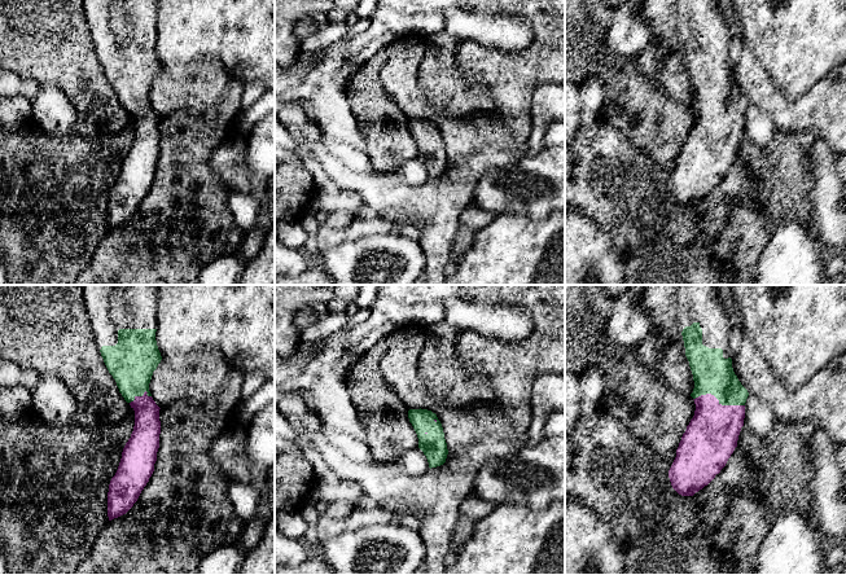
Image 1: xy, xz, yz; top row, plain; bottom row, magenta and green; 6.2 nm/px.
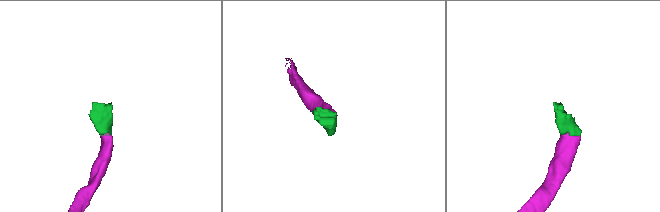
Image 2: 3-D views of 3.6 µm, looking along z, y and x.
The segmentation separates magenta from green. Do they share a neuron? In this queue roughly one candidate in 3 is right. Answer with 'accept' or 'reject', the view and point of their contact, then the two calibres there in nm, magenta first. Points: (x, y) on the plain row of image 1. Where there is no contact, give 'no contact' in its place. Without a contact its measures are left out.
accept | yz (718, 112) | 320/240 nm

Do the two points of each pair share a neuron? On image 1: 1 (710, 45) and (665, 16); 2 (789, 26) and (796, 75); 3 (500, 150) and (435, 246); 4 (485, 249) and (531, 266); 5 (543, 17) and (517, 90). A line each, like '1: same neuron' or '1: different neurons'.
1: same neuron
2: same neuron
3: different neurons
4: same neuron
5: same neuron

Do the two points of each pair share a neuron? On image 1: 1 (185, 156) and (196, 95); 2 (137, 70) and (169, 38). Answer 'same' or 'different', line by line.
1: same
2: different

